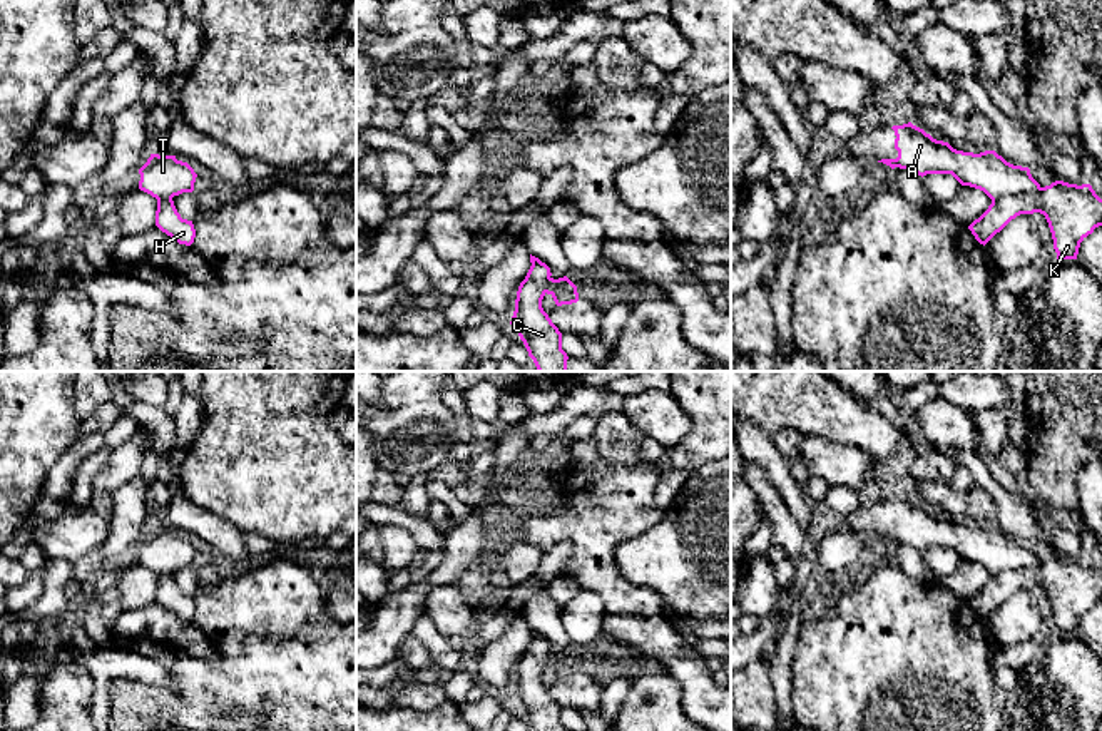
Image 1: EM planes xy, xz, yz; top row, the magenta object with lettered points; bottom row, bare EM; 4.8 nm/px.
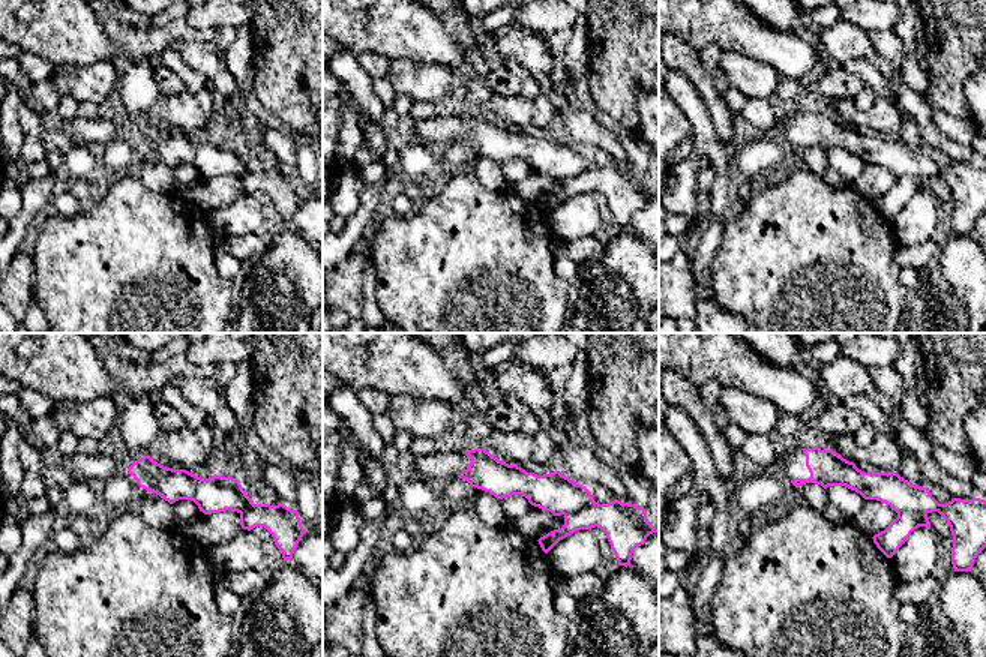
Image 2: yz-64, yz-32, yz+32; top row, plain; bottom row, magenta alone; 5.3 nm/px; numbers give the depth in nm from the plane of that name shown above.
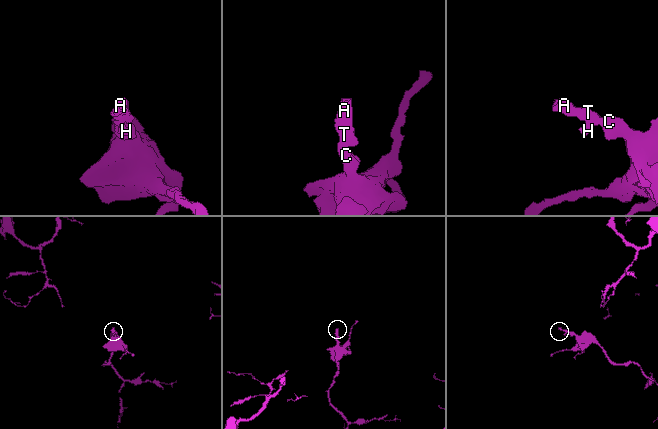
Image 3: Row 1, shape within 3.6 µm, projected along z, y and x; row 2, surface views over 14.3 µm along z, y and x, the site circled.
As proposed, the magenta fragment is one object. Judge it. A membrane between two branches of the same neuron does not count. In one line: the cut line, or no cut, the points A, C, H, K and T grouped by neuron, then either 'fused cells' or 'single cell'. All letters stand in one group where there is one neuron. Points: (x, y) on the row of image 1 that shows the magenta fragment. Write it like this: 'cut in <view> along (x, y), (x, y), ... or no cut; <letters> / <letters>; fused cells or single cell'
cut in yz along (1040, 188), (1030, 193), (1004, 194), (992, 201); A T / C H K; fused cells

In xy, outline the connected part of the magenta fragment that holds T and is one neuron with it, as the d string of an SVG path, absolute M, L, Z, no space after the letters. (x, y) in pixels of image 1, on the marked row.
M151 154L139 174L139 189L156 199L192 192L197 177L187 162L177 161L176 156L159 154Z

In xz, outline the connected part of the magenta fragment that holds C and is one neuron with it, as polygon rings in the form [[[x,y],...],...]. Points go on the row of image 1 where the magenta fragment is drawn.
[[[538,261],[530,266],[520,283],[512,316],[512,328],[523,341],[538,371],[567,371],[567,353],[562,350],[562,333],[542,308],[550,268]]]

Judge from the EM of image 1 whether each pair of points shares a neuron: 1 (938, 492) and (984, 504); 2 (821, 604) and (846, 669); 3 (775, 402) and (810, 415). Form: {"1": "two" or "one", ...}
{"1": "one", "2": "two", "3": "one"}

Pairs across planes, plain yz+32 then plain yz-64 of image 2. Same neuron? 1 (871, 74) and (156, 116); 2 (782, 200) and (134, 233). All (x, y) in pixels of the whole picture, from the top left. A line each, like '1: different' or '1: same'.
1: different
2: same

